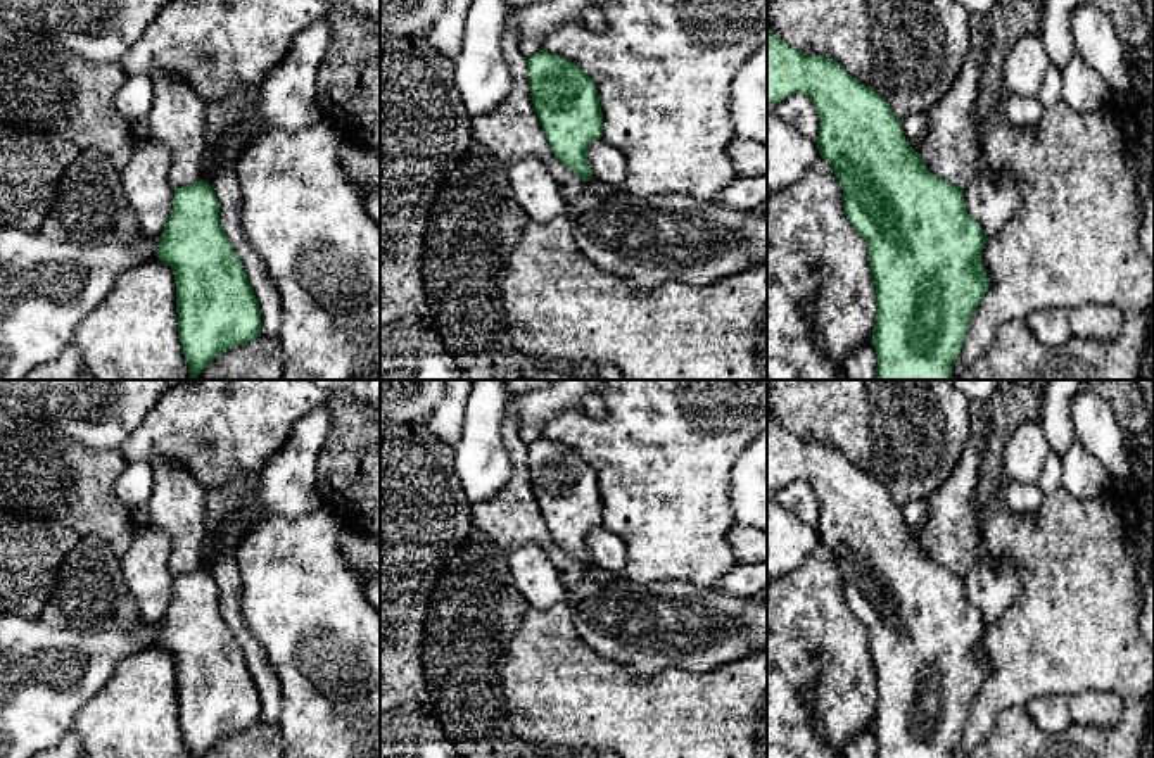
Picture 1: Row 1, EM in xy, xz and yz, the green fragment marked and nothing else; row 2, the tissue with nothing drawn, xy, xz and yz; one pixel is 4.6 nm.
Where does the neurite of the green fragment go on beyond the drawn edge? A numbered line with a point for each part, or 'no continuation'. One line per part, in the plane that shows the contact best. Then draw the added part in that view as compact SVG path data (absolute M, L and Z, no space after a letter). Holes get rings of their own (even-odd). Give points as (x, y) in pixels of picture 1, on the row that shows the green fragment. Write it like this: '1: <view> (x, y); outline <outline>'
no continuation

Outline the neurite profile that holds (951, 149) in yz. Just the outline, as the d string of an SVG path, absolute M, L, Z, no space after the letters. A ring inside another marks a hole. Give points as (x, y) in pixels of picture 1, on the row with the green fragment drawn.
M973 28L969 52L950 92L928 114L928 133L921 142L926 167L943 181L966 190L978 174L983 152L973 117L985 67L986 31Z

